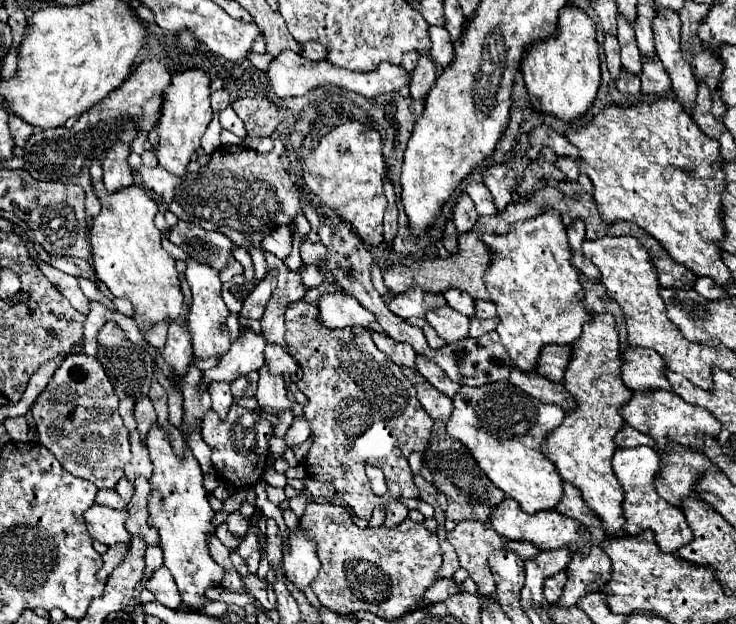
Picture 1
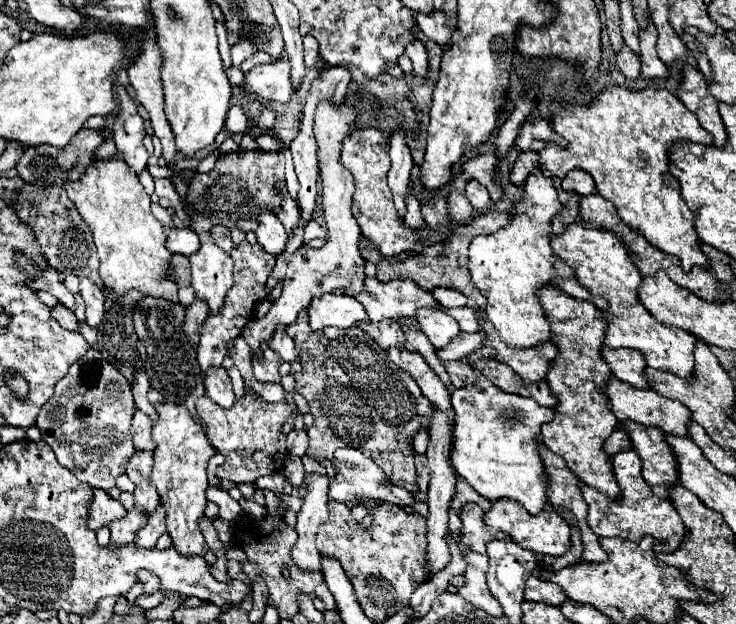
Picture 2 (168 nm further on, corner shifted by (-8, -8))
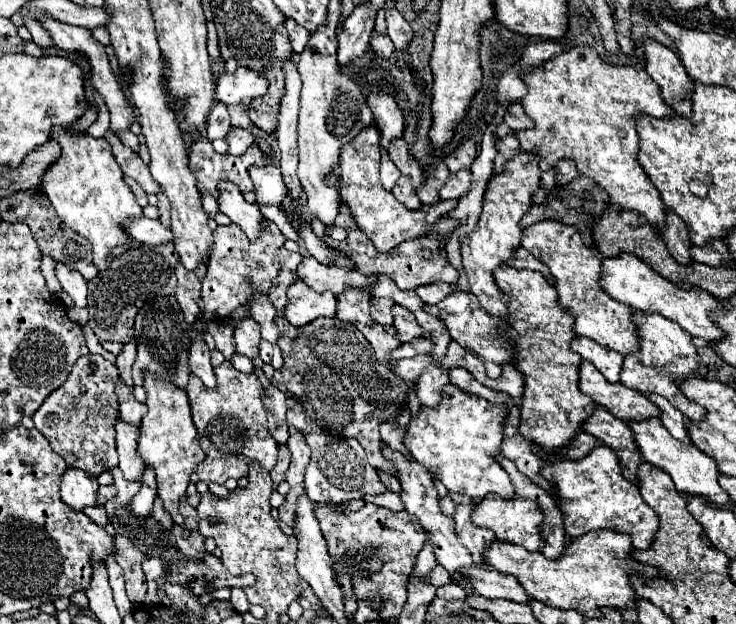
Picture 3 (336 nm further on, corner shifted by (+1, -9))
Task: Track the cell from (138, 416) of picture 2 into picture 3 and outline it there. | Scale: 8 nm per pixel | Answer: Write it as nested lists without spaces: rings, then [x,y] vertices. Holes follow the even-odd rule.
[[[119,383],[117,387],[117,397],[119,397],[119,411],[121,411],[121,421],[133,427],[141,425],[143,415],[147,413],[145,403],[137,403],[133,397],[133,389],[127,387],[125,383]]]

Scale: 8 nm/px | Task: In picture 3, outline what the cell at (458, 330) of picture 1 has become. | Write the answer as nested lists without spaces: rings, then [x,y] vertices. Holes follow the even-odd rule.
[[[401,305],[395,307],[395,329],[399,333],[399,341],[401,343],[409,343],[413,339],[423,337],[423,329],[417,323],[415,315],[409,309],[401,307]]]

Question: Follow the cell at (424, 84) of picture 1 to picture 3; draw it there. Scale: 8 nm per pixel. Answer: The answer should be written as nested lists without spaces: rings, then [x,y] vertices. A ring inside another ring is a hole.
[[[391,9],[387,13],[387,29],[389,29],[389,37],[395,43],[397,51],[405,51],[407,45],[413,39],[413,29],[411,25],[401,17],[401,13],[397,9]]]

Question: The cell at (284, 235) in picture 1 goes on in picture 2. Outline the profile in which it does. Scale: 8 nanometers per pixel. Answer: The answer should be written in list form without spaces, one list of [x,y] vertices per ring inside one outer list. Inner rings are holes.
[[[260,214],[258,216],[258,228],[256,228],[256,238],[258,238],[258,244],[268,252],[268,254],[282,254],[284,250],[284,244],[286,244],[286,230],[284,226],[280,226],[280,220],[274,216],[274,214]]]

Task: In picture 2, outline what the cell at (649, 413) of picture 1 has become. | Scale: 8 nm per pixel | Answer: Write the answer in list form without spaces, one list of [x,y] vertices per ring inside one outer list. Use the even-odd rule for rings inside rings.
[[[614,376],[604,384],[604,390],[610,398],[612,412],[616,414],[618,420],[632,420],[632,422],[638,422],[638,424],[644,424],[644,426],[658,426],[660,430],[664,430],[668,434],[688,436],[688,424],[690,424],[692,416],[690,416],[690,410],[686,410],[684,404],[680,404],[676,400],[670,400],[670,398],[664,398],[650,388],[646,388],[646,390],[634,388],[630,384],[620,382]]]

